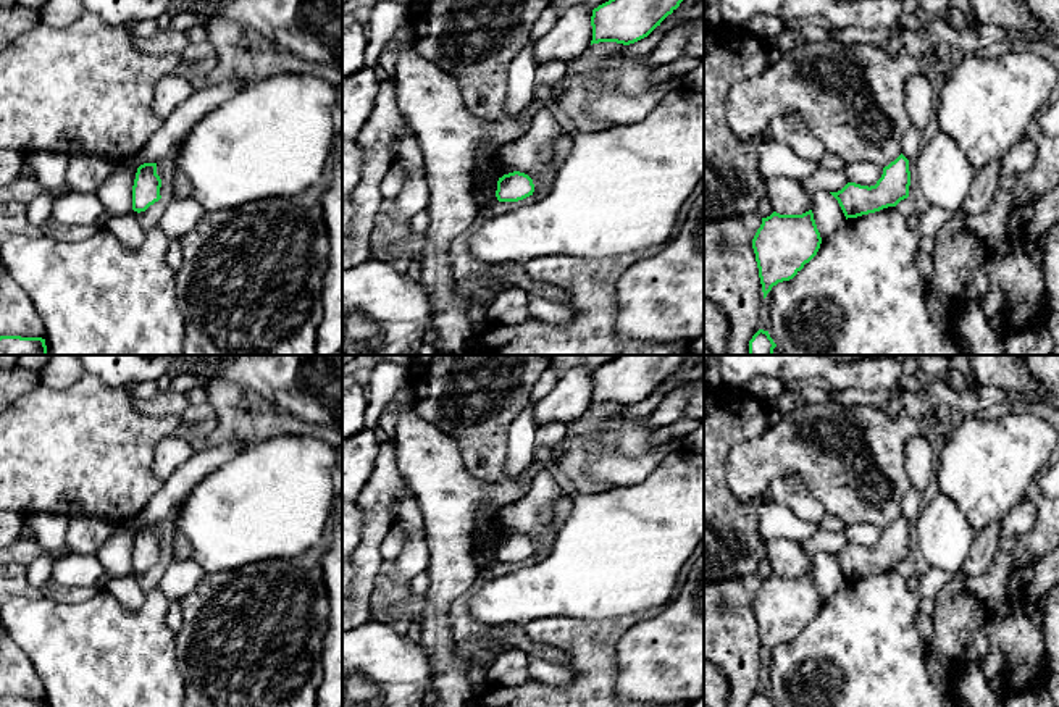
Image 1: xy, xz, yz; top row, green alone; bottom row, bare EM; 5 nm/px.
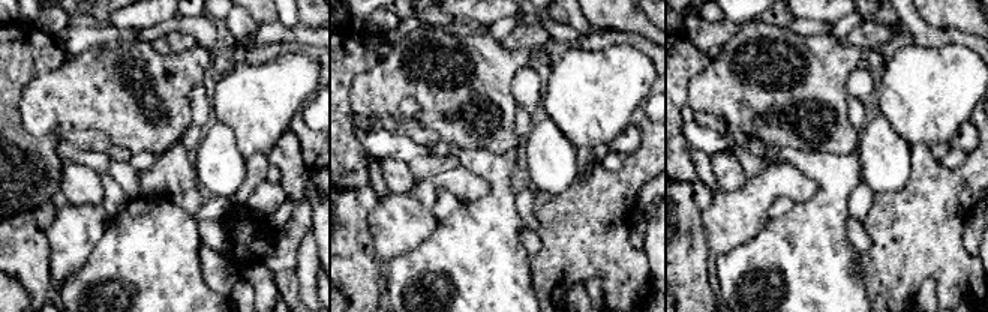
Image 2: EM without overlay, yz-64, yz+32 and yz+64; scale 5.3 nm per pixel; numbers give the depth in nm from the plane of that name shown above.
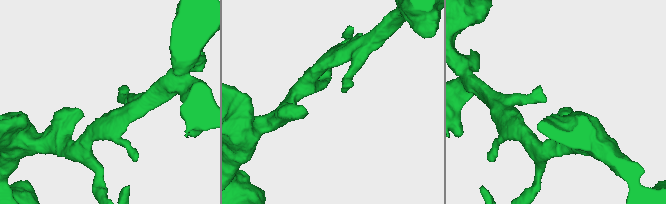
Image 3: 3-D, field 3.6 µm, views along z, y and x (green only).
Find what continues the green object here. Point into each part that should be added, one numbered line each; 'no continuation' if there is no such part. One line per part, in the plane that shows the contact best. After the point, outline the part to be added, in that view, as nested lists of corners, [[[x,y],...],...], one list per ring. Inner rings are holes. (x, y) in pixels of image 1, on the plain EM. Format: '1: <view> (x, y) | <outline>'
no continuation

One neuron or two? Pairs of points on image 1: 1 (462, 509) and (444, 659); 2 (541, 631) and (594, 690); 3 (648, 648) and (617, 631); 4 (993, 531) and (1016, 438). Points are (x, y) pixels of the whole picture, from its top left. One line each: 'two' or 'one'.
1: one
2: one
3: two
4: two

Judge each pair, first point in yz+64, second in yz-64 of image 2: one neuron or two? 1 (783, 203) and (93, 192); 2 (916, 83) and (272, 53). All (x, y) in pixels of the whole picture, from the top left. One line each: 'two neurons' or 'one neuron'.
1: two neurons
2: two neurons

